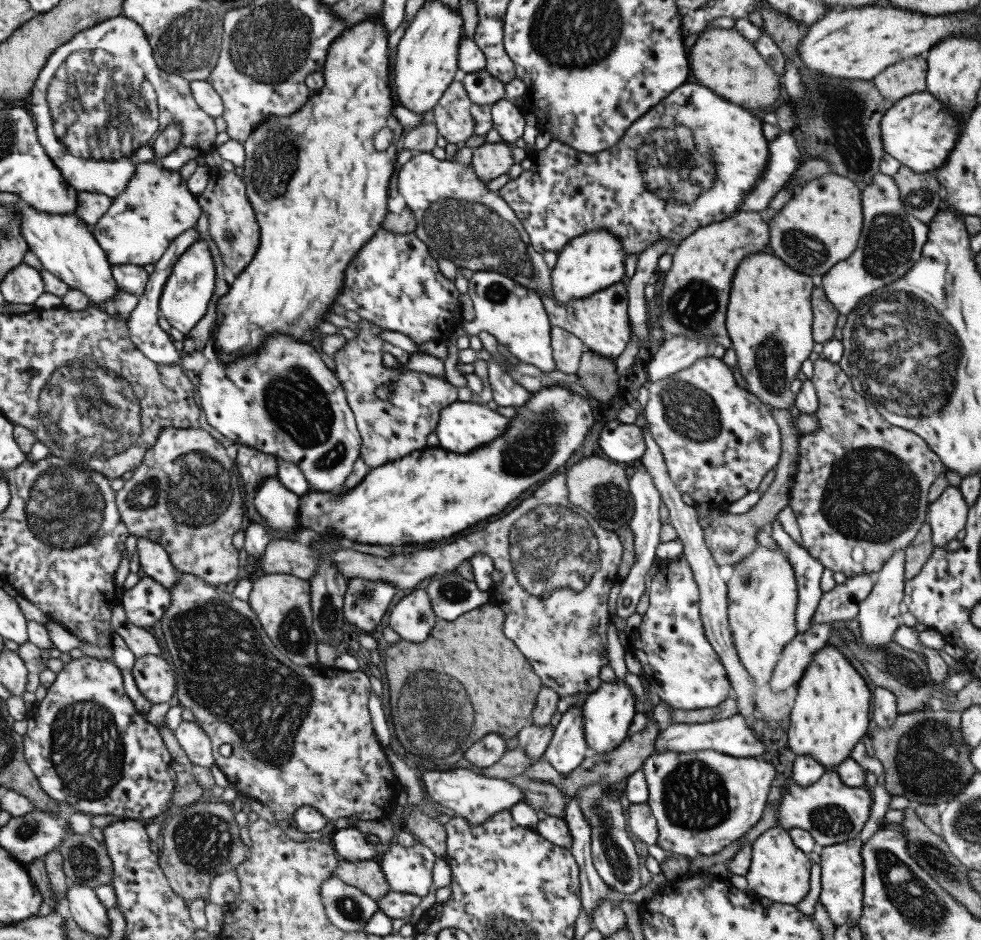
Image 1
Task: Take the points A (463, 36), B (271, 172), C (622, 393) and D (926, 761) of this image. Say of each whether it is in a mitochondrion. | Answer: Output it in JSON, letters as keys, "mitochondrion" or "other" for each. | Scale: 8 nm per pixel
{"A":"other","B":"mitochondrion","C":"other","D":"mitochondrion"}

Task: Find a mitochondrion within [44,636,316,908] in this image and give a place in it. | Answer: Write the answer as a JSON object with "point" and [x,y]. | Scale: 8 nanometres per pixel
{"point":[86,750]}

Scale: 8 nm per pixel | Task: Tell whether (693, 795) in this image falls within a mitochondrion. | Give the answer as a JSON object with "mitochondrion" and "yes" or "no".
{"mitochondrion":"yes"}

